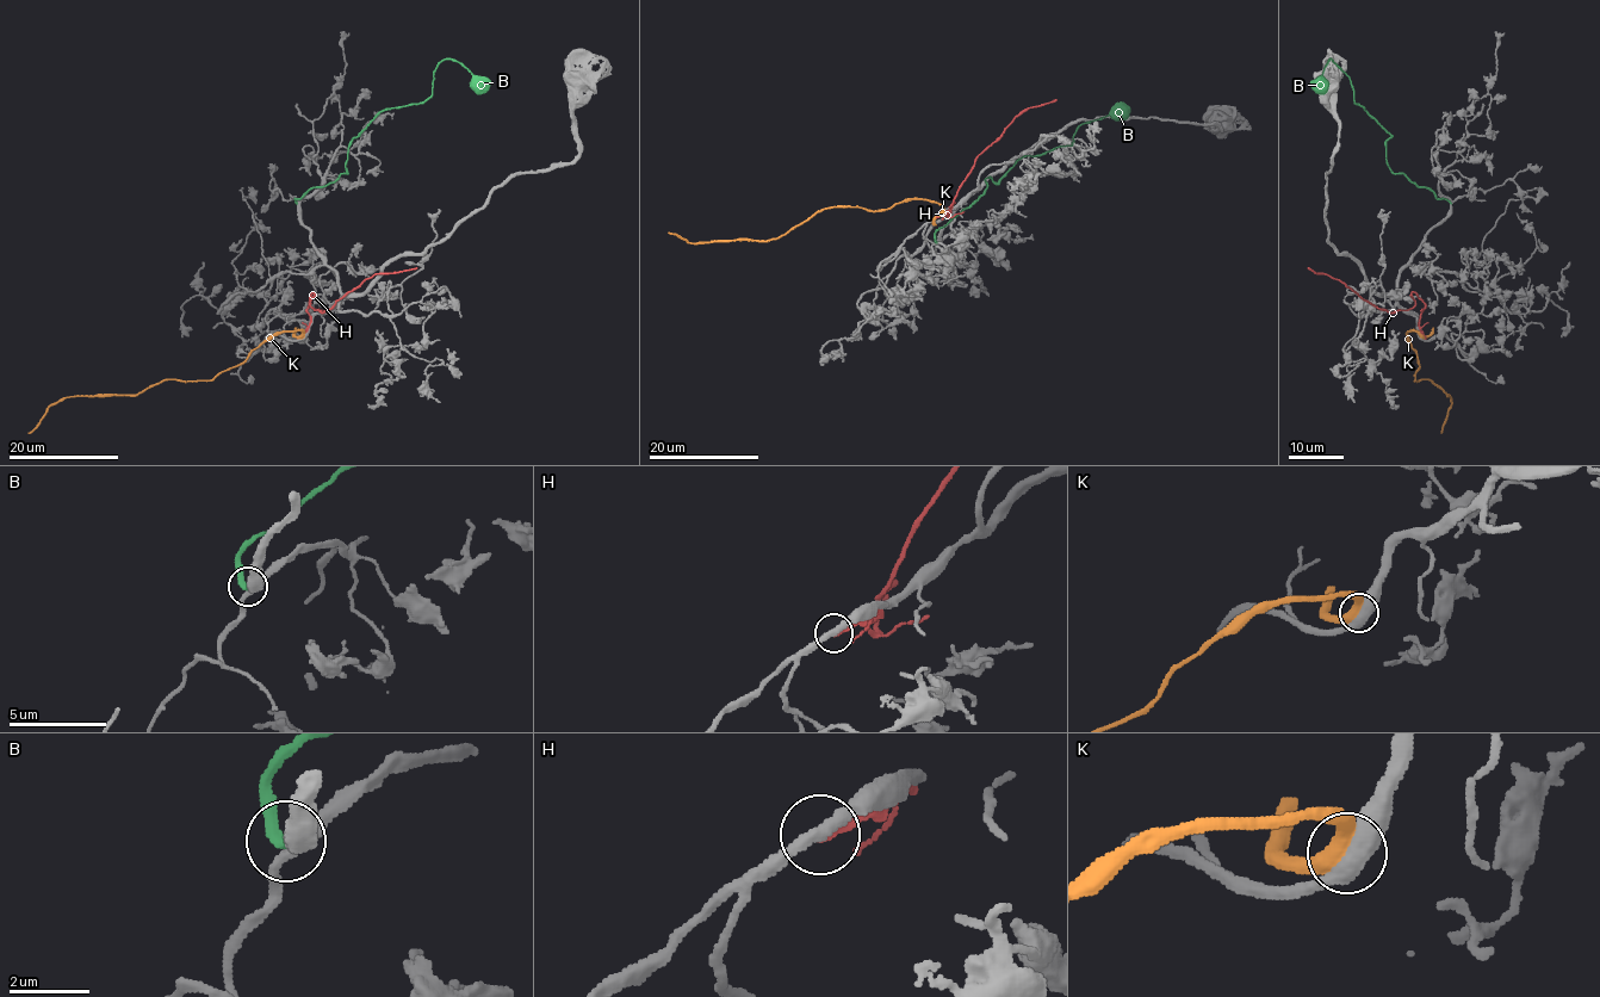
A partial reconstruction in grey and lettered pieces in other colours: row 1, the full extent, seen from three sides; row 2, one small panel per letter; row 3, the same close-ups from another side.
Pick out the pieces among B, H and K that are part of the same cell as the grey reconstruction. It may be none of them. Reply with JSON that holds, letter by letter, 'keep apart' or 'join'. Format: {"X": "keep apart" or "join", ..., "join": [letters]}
{"B": "keep apart", "H": "keep apart", "K": "keep apart", "join": []}

